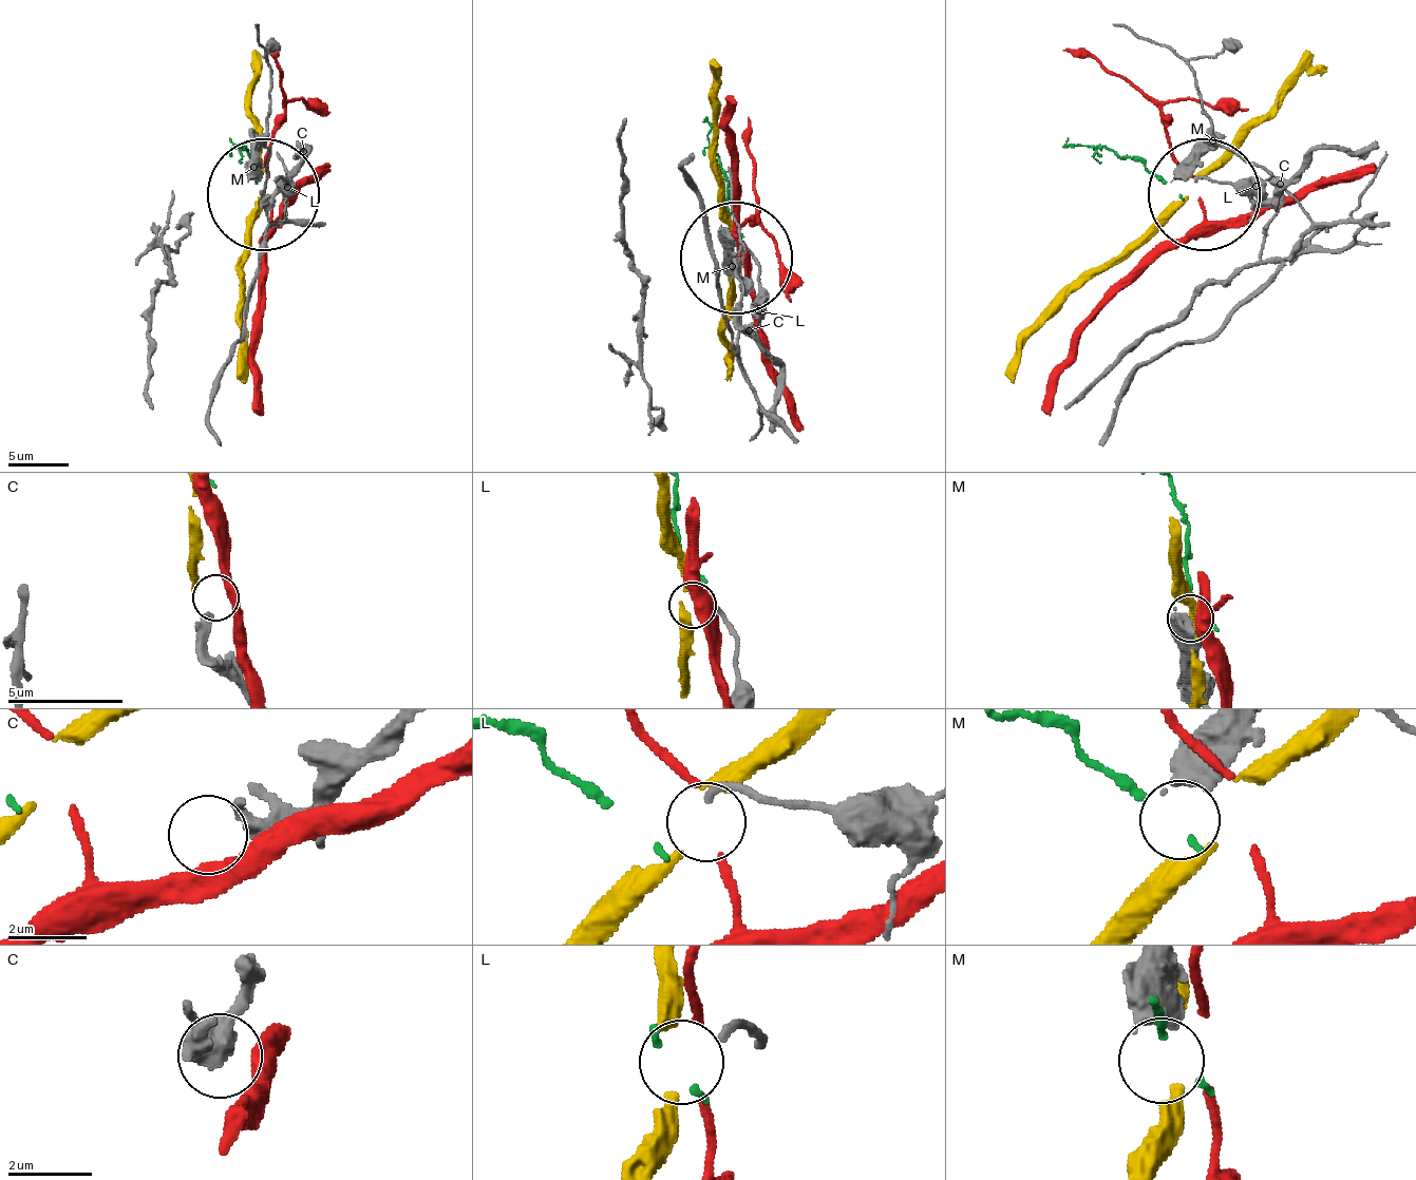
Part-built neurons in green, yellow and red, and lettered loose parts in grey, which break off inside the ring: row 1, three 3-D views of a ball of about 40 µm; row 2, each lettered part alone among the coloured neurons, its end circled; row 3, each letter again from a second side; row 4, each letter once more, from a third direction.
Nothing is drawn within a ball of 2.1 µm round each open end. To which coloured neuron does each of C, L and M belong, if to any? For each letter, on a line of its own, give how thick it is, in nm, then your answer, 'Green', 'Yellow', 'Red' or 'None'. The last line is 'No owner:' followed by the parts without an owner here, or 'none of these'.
C: Thickness 440 nm. None
L: Thickness 180 nm. Yellow
M: Thickness 750 nm. None
No owner: C, M

